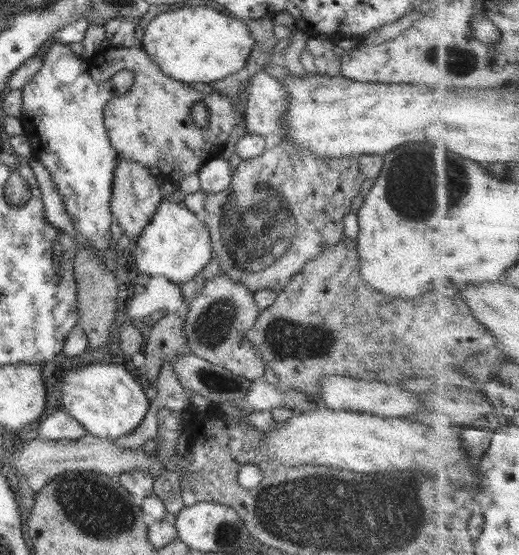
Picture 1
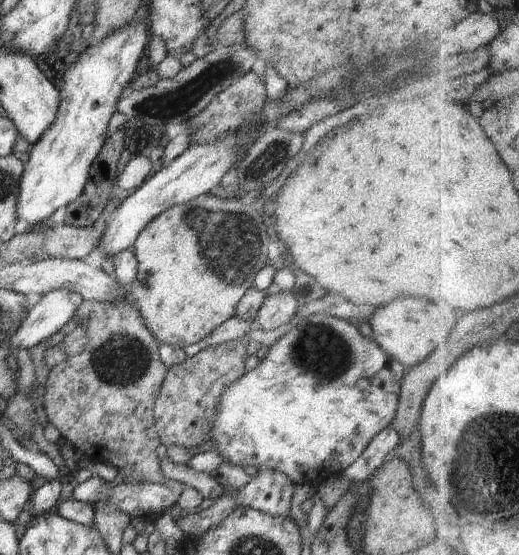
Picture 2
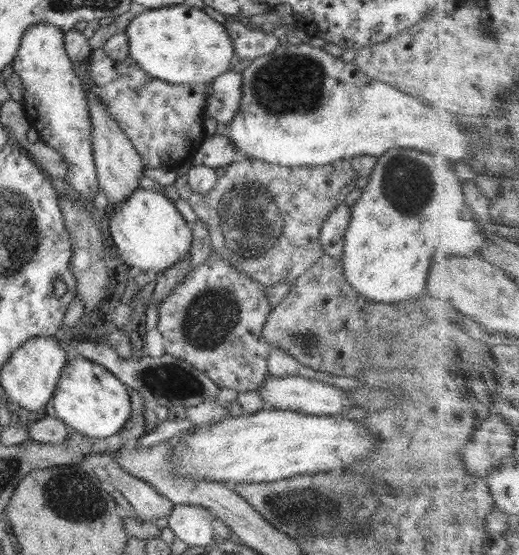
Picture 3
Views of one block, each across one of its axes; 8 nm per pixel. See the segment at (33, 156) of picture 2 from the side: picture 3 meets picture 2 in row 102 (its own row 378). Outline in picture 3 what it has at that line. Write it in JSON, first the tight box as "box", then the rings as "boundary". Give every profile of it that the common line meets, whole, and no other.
{"box":[52,356,131,439],"boundary":[[[79,356],[76,358],[69,357],[52,397],[55,417],[63,420],[74,431],[92,438],[107,439],[108,436],[118,433],[130,418],[131,402],[127,389],[118,378],[100,364]]]}

